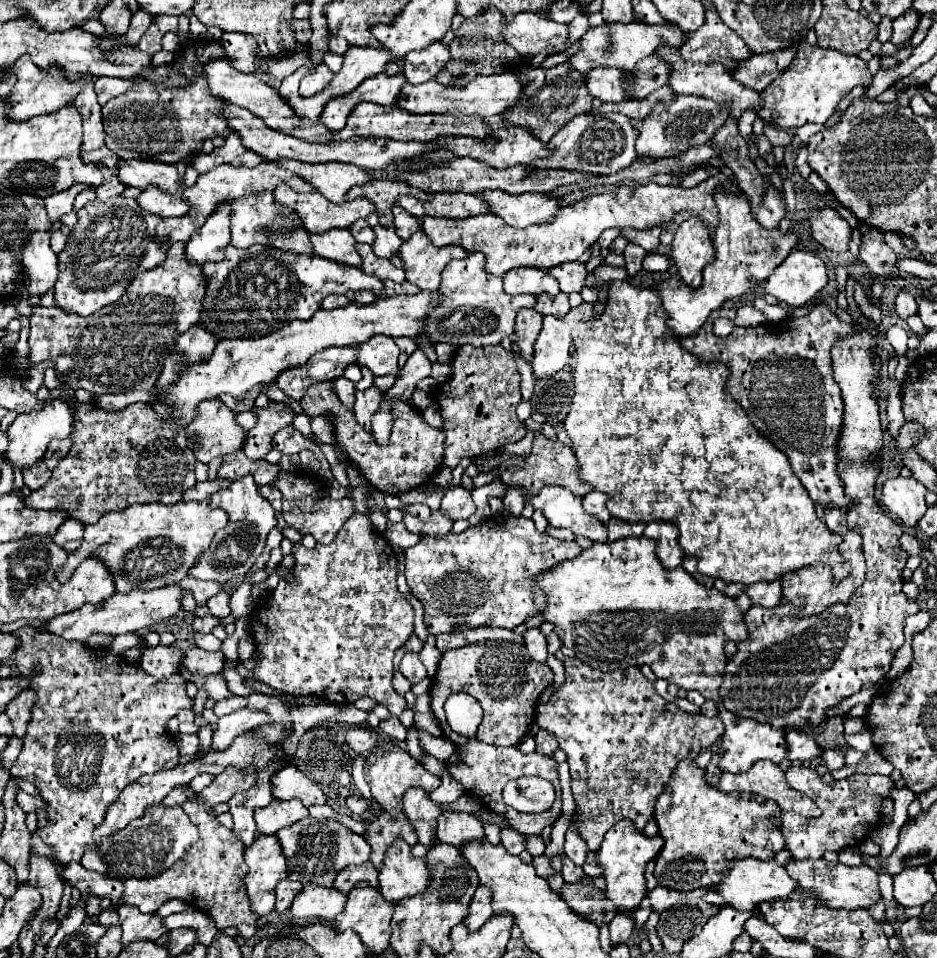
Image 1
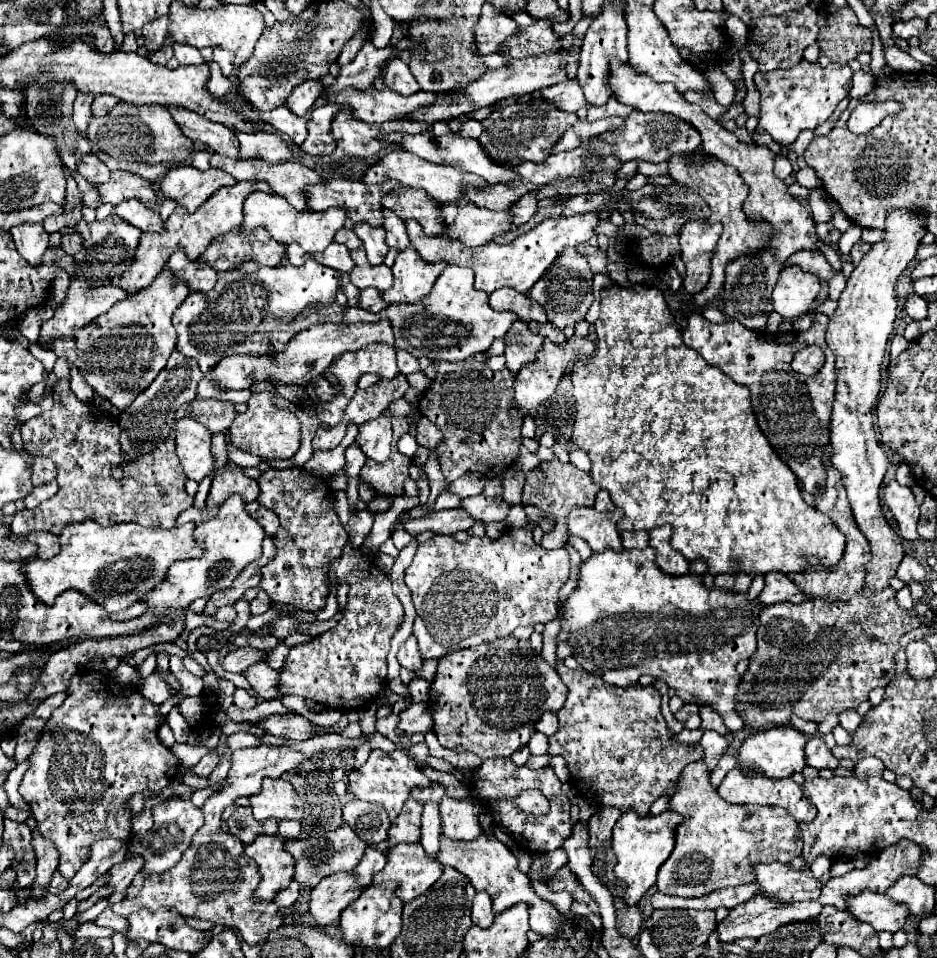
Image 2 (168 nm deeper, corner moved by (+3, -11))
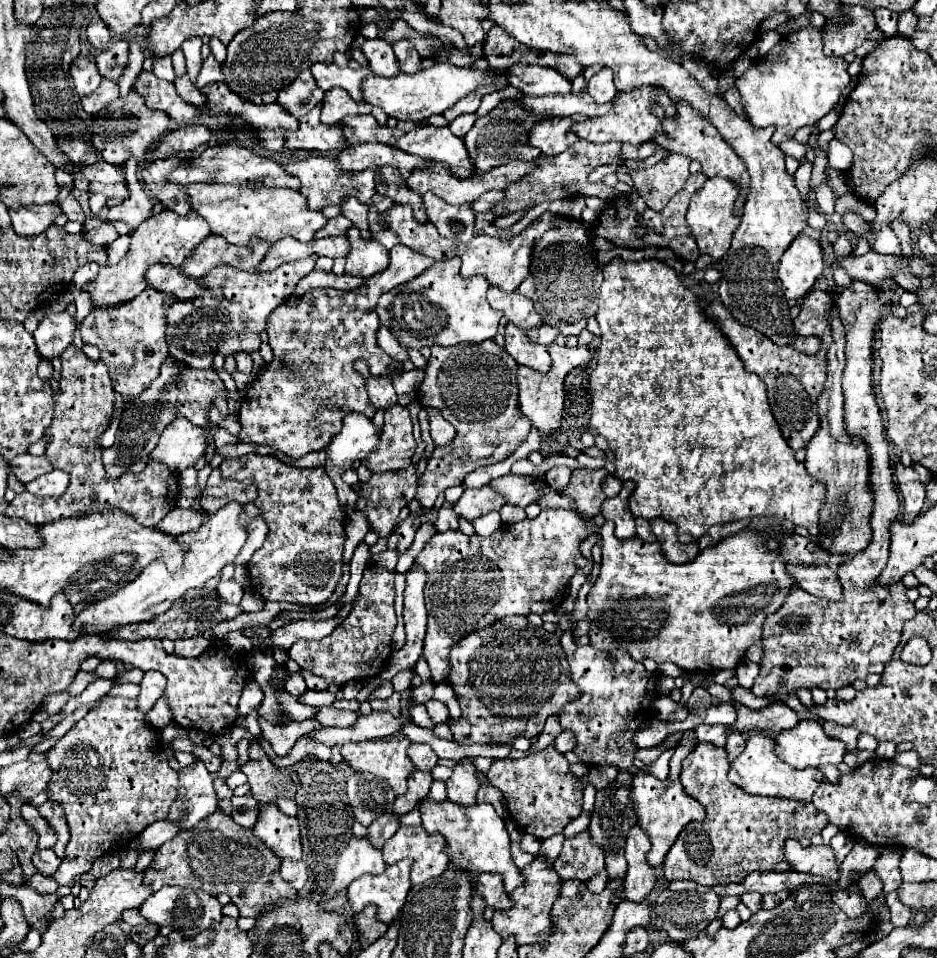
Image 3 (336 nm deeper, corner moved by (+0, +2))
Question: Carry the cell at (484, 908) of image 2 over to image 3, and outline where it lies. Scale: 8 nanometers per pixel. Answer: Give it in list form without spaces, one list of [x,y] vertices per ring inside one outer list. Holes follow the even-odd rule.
[[[481,873],[479,875],[479,885],[477,891],[485,897],[487,905],[495,907],[495,909],[509,909],[509,905],[513,903],[509,899],[509,895],[503,889],[503,877],[501,875],[493,875],[493,873]]]

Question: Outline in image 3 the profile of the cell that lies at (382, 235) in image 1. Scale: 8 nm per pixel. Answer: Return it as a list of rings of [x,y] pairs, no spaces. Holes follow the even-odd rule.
[[[345,197],[339,207],[341,207],[341,215],[345,215],[361,231],[361,237],[365,241],[369,241],[371,231],[369,231],[369,225],[367,225],[367,205],[359,203],[355,197]]]

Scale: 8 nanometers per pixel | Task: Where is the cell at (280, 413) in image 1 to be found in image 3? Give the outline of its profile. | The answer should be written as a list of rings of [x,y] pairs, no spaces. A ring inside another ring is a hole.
[[[393,245],[387,269],[365,279],[361,287],[351,291],[315,289],[301,297],[295,307],[281,303],[267,317],[273,361],[265,365],[263,373],[245,391],[245,401],[237,415],[241,423],[237,439],[241,443],[269,445],[293,459],[301,459],[329,445],[331,437],[343,427],[341,415],[361,413],[373,419],[377,407],[371,405],[365,377],[353,369],[353,363],[365,359],[371,377],[385,377],[389,381],[395,373],[403,373],[403,365],[393,361],[377,345],[377,299],[393,287],[415,279],[433,263],[429,257],[409,251],[405,245]]]

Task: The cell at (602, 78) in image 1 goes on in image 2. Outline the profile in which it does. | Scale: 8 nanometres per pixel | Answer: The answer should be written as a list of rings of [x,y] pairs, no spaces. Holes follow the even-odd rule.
[[[570,80],[570,82],[562,82],[556,86],[548,86],[548,90],[542,90],[542,96],[546,100],[552,100],[560,110],[568,110],[568,112],[576,112],[580,108],[588,108],[588,100],[584,98],[584,90],[580,86],[578,80]]]

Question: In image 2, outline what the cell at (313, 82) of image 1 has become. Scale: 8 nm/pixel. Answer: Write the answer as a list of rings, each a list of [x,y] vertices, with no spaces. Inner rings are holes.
[[[308,80],[308,82],[302,82],[300,86],[294,88],[294,92],[290,94],[288,98],[288,108],[298,114],[298,116],[304,116],[308,112],[308,108],[314,104],[314,100],[322,94],[324,86],[318,82],[318,80]]]

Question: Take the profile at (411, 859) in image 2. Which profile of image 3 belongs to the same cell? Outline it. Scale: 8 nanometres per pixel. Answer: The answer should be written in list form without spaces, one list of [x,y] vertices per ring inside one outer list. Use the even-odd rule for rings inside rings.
[[[403,825],[399,831],[383,845],[383,857],[385,863],[397,863],[399,859],[413,859],[411,869],[411,883],[419,885],[427,879],[437,877],[447,869],[449,855],[445,851],[447,841],[443,835],[427,835],[423,827],[411,827]]]

